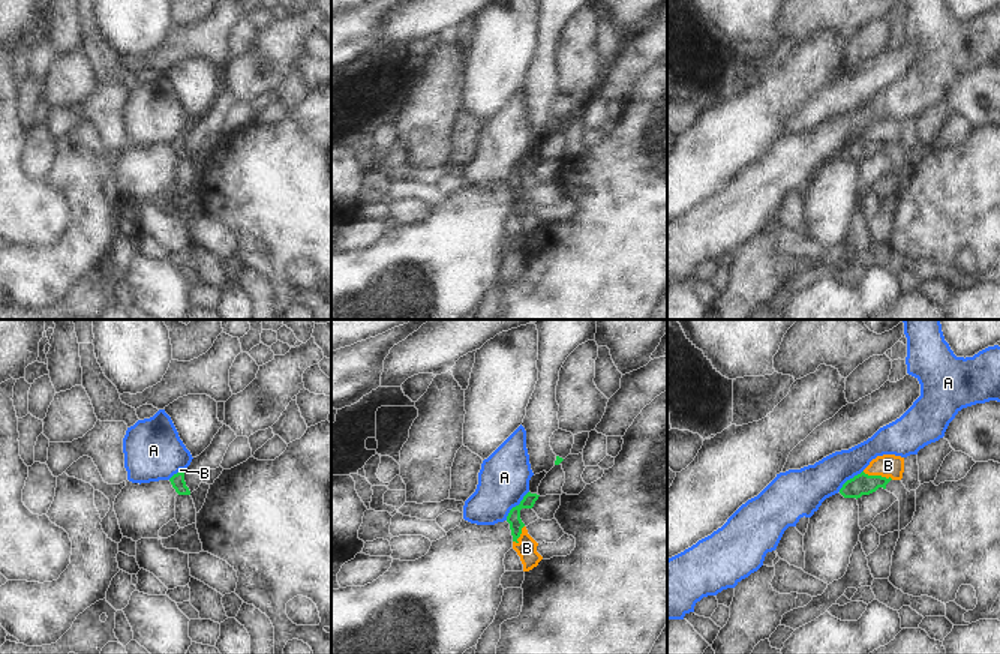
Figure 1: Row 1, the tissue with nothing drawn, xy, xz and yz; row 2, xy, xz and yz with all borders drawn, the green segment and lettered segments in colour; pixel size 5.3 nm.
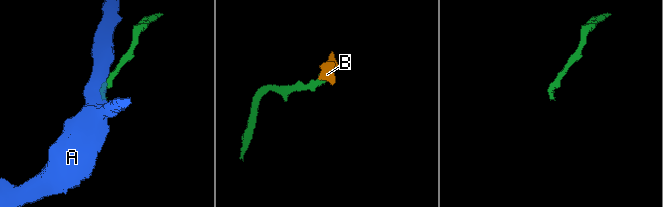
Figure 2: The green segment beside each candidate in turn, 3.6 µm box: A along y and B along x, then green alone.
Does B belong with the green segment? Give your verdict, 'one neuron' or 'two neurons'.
one neuron

